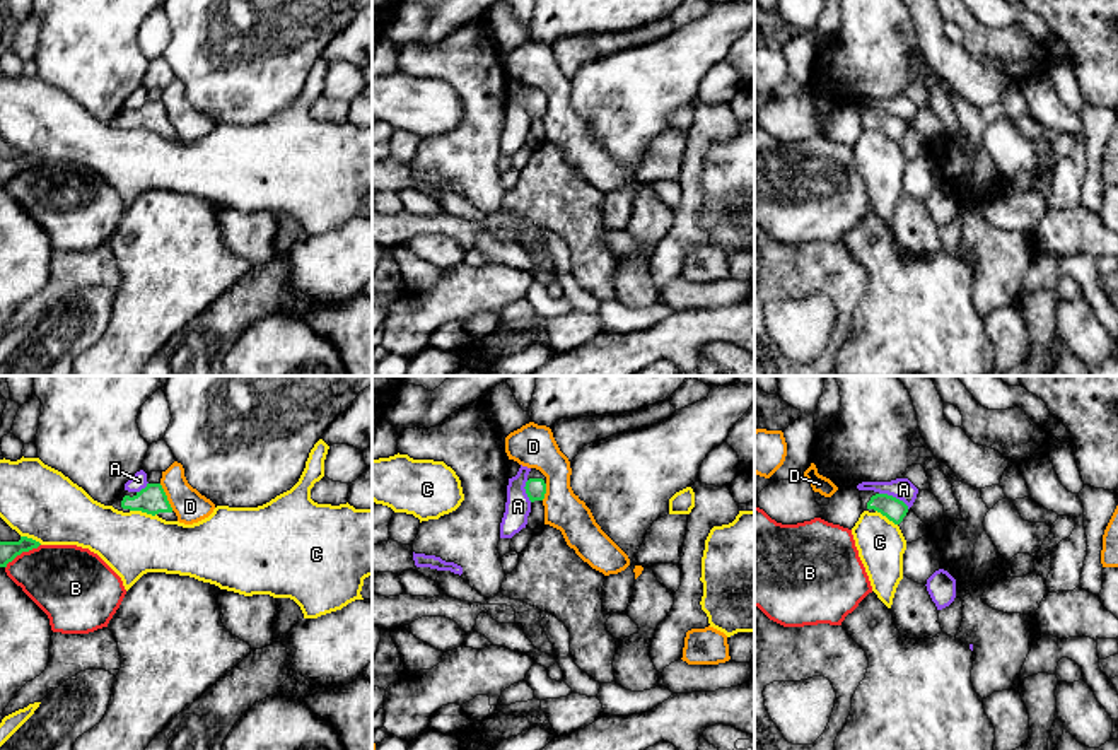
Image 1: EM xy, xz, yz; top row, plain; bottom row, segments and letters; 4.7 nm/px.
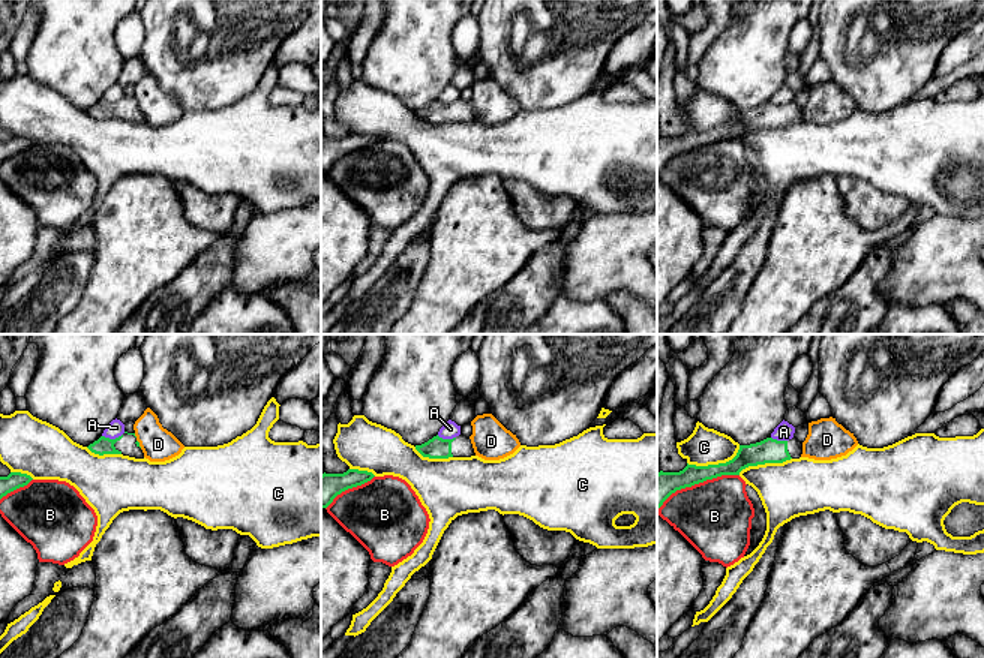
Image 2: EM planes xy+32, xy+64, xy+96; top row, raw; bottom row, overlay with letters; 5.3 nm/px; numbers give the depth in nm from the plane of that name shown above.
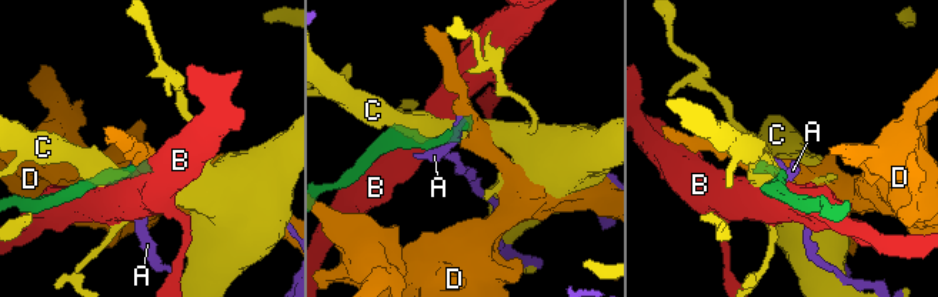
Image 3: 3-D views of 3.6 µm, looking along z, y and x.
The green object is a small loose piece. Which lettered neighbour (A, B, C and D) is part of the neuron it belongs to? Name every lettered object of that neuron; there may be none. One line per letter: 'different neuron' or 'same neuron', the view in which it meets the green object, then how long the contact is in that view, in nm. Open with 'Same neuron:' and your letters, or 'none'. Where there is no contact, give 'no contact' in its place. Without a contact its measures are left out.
Same neuron: none
A: different neuron | yz | 160 nm
B: different neuron | xy | 200 nm
C: different neuron | xy | 130 nm
D: different neuron | xy | 140 nm

